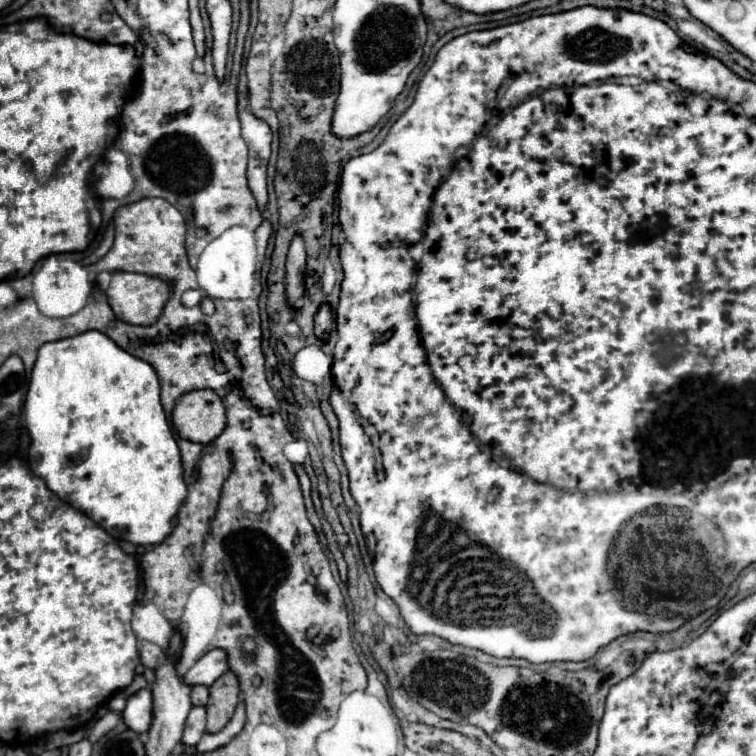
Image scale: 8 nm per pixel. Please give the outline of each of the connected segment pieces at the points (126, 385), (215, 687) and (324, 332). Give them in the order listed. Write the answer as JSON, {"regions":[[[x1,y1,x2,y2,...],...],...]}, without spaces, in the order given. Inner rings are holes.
{"regions":[[[86,331,86,333,74,335,74,337,44,343,38,351,38,359,32,369,30,387,28,387,24,407,26,407,26,431,30,435,30,449,28,449,30,469,40,479,44,479,44,483,48,485,48,489,54,495,58,495,64,503,72,505,74,509,82,511,86,517,90,517,96,525,100,525,108,535,112,535,116,539,124,539,134,545,156,545,156,543,164,541,166,535,170,535,172,519,174,519,180,503,186,497,186,483,184,483,180,449,178,449,178,443,172,435,172,429,166,421,166,413,160,403,160,381,158,381,158,375,150,363,126,353,108,335,104,335,100,331]],[[226,671,212,683,210,701,206,705,206,711,208,711,206,731,208,733,220,731,230,721,238,705,238,695,240,695,240,683,238,683,236,673,232,671]],[[324,303,324,305,318,309,318,313,316,313,316,317,314,317,314,329,316,329,316,337,318,337,320,341,326,341,326,339,328,339,328,333,330,333,330,329,332,329,332,309,330,309,328,303]]]}

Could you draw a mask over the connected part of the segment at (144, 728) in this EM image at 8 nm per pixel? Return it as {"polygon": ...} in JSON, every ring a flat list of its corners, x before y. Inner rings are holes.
{"polygon":[[140,689,132,697,122,711,124,723,136,733,148,733,152,725,152,693,150,689]]}

